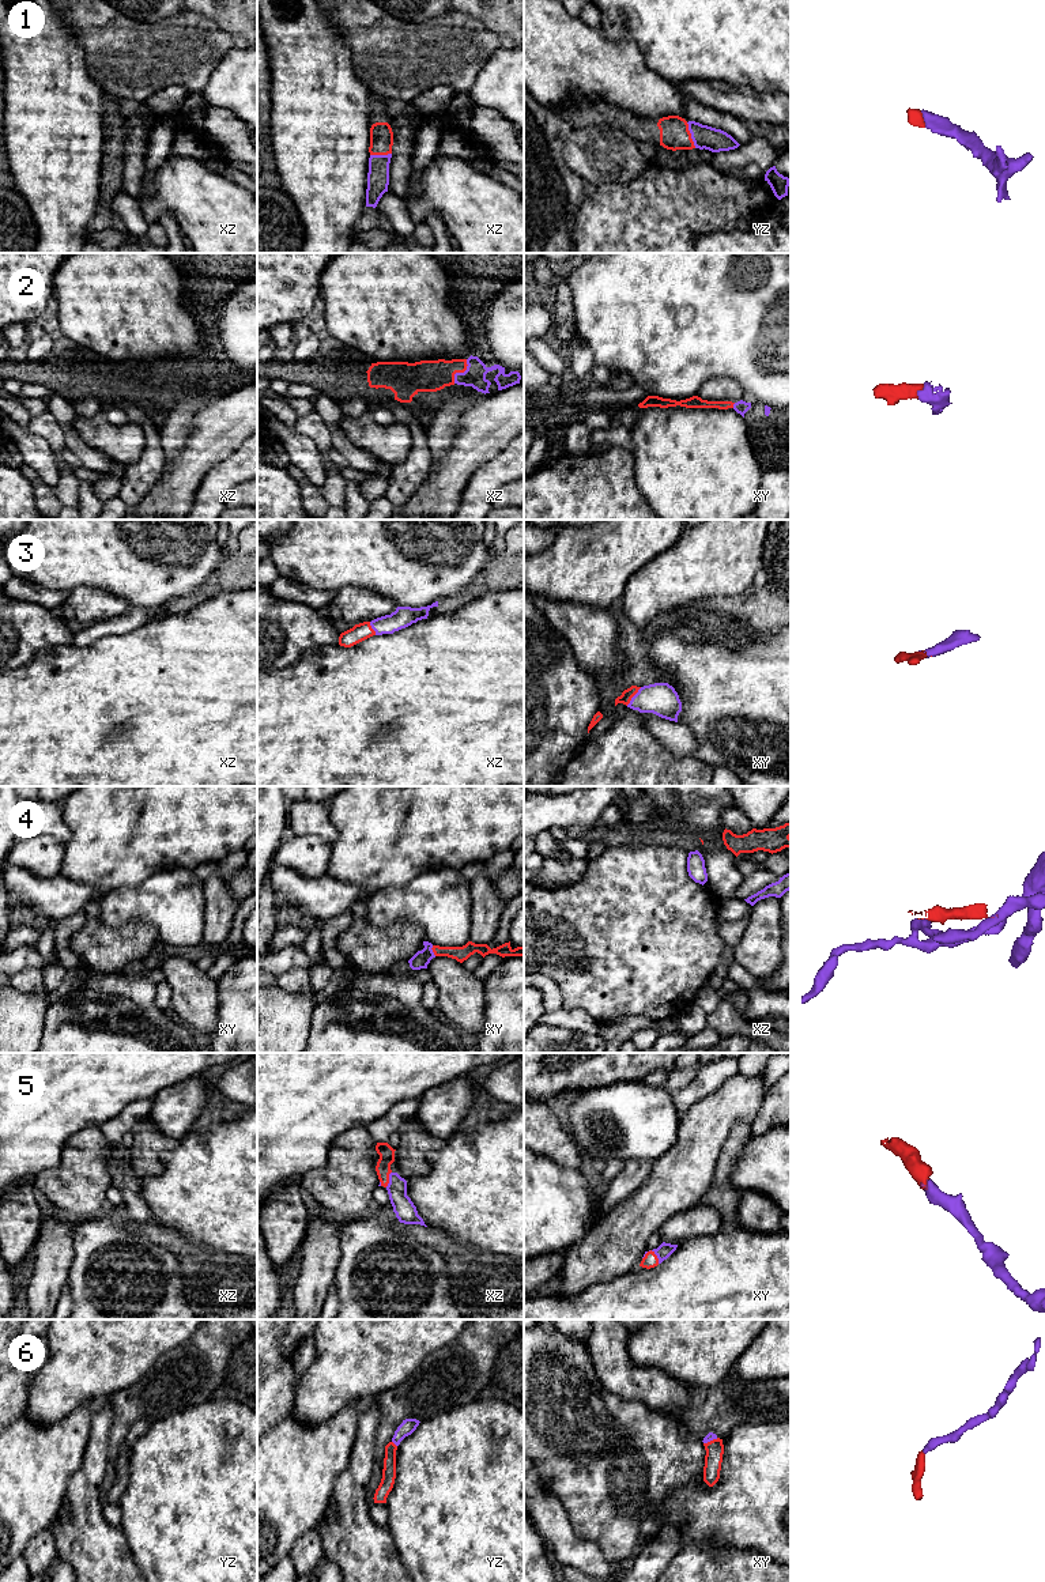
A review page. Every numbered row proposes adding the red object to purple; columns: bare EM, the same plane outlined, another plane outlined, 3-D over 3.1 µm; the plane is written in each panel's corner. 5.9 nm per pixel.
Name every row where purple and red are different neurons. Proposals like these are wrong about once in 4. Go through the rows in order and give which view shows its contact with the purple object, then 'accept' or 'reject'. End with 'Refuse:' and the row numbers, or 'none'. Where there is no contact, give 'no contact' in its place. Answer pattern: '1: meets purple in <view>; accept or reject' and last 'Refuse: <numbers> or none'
1: meets purple in yz; accept
2: meets purple in xz; accept
3: meets purple in xy; accept
4: meets purple in xy; reject
5: meets purple in xy; accept
6: meets purple in yz; accept
Refuse: 4

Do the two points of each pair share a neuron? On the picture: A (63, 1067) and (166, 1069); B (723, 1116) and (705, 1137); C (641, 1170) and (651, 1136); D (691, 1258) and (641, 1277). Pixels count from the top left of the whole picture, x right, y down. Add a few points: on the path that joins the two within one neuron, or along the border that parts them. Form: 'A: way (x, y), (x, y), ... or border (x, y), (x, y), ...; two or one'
A: way (89, 1067), (140, 1067); one
B: way (717, 1121), (706, 1132); one
C: border (652, 1160), (625, 1162); two
D: way (679, 1271), (672, 1277), (653, 1277); one

